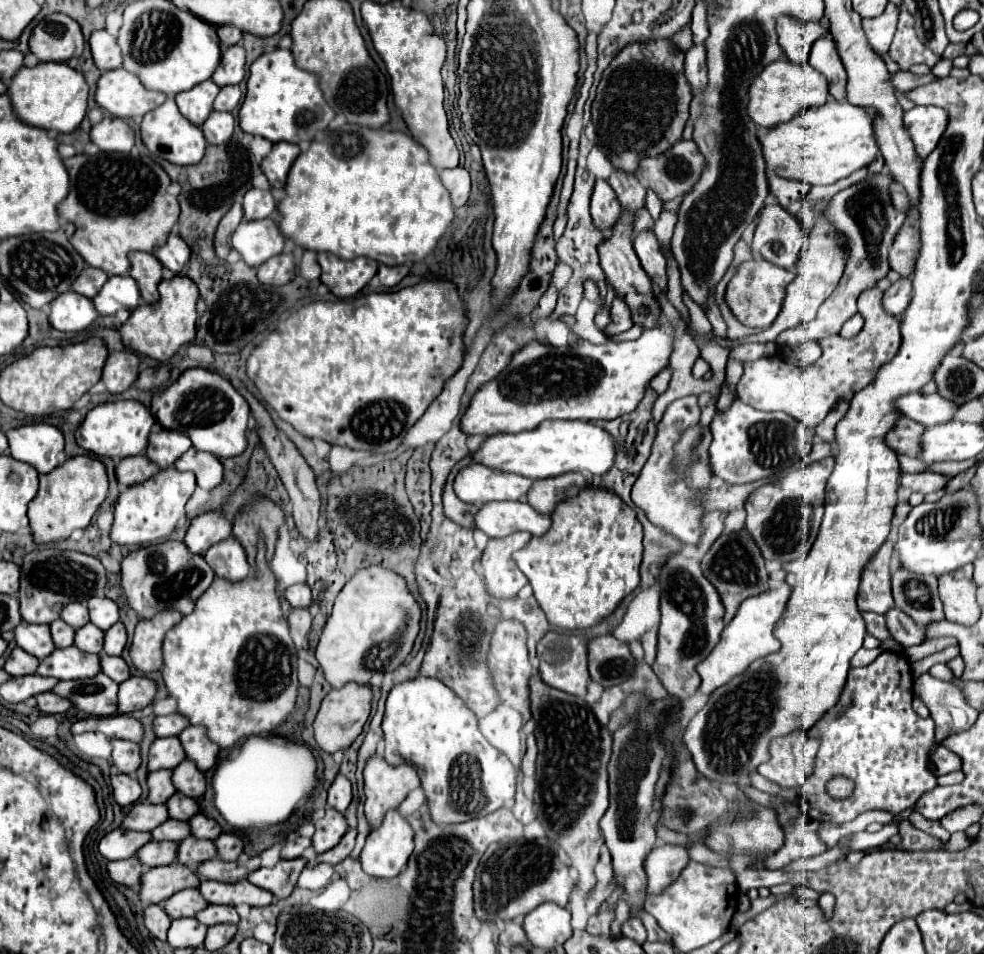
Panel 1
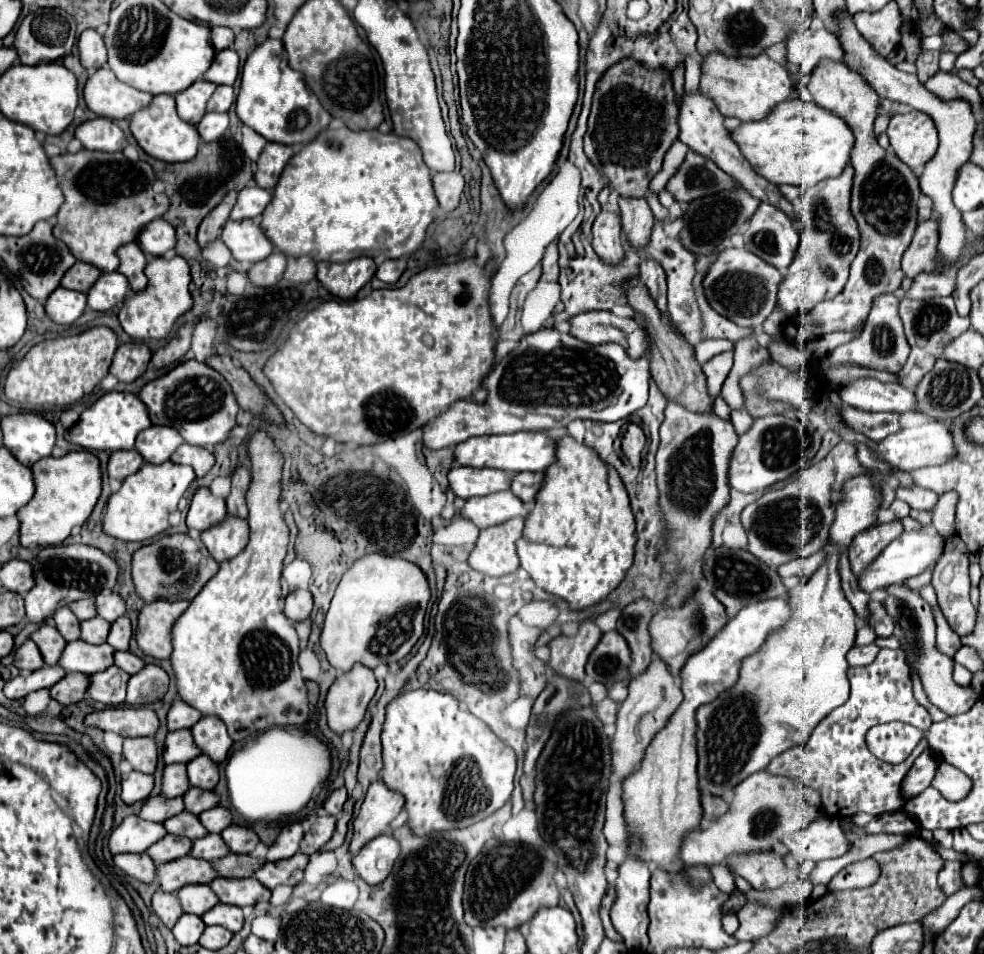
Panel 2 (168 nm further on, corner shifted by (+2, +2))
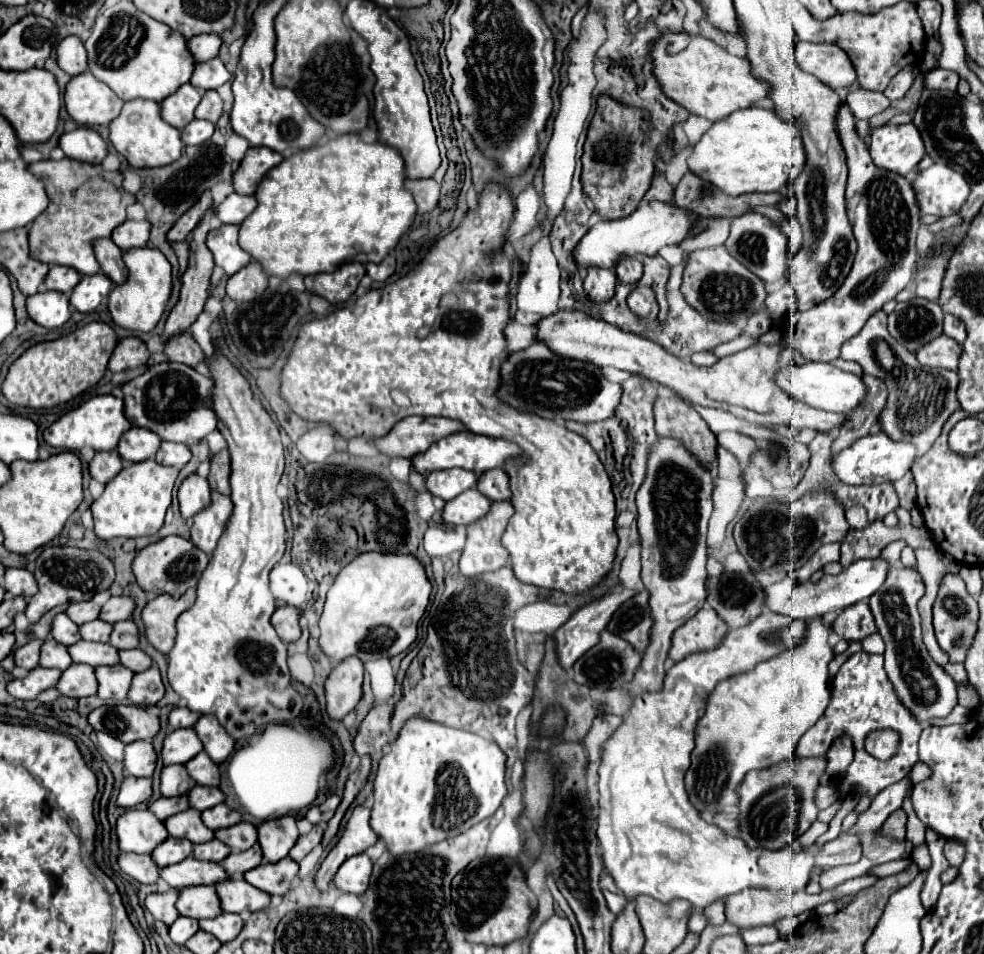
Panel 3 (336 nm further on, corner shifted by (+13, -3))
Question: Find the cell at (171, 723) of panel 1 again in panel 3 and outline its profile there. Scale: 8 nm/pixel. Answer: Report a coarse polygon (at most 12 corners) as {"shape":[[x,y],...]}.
{"shape":[[173,708],[169,728],[191,728],[199,720],[189,708]]}

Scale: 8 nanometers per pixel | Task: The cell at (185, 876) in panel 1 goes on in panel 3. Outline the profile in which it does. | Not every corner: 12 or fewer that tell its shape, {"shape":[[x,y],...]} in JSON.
{"shape":[[193,856],[165,866],[171,888],[215,884],[227,878],[221,864]]}

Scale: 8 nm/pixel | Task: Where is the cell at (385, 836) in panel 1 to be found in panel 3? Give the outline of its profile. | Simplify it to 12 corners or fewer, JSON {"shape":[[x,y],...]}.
{"shape":[[363,852],[349,858],[335,874],[343,892],[363,894],[373,860]]}

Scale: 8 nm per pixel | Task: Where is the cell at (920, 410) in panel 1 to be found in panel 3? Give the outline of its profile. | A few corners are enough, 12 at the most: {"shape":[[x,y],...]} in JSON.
{"shape":[[825,362],[777,374],[813,408],[851,414],[867,400],[859,376]]}

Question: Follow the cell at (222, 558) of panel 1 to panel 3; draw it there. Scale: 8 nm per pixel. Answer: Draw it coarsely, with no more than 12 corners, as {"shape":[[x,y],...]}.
{"shape":[[211,496],[193,518],[191,542],[207,556],[233,514],[231,498]]}

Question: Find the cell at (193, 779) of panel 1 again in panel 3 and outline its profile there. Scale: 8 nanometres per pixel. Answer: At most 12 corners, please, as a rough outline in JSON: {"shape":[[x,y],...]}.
{"shape":[[205,752],[185,764],[195,784],[219,786],[219,768]]}

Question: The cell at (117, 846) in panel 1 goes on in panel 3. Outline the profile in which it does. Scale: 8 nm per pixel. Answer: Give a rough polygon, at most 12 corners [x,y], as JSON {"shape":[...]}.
{"shape":[[147,810],[117,818],[121,852],[149,854],[167,836]]}

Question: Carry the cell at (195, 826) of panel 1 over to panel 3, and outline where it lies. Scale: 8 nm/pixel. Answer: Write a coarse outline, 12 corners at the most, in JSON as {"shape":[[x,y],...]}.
{"shape":[[217,804],[201,818],[207,828],[219,830],[241,822],[241,814]]}

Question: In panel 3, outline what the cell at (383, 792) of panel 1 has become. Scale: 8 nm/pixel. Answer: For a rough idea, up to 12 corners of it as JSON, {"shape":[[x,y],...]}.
{"shape":[[355,806],[315,884],[327,890],[337,868],[377,842],[369,808]]}

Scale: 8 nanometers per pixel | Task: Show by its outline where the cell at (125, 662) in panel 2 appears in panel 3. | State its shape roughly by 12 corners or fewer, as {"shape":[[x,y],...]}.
{"shape":[[139,648],[121,650],[119,662],[133,672],[151,668],[153,662]]}

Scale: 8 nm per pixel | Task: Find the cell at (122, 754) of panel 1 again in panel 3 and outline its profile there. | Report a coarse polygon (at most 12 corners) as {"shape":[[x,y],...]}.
{"shape":[[149,740],[125,746],[131,776],[153,776],[155,750]]}

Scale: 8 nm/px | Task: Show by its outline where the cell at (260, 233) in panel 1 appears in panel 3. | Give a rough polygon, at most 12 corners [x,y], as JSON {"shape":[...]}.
{"shape":[[239,226],[207,234],[215,264],[229,276],[251,262],[237,242]]}

